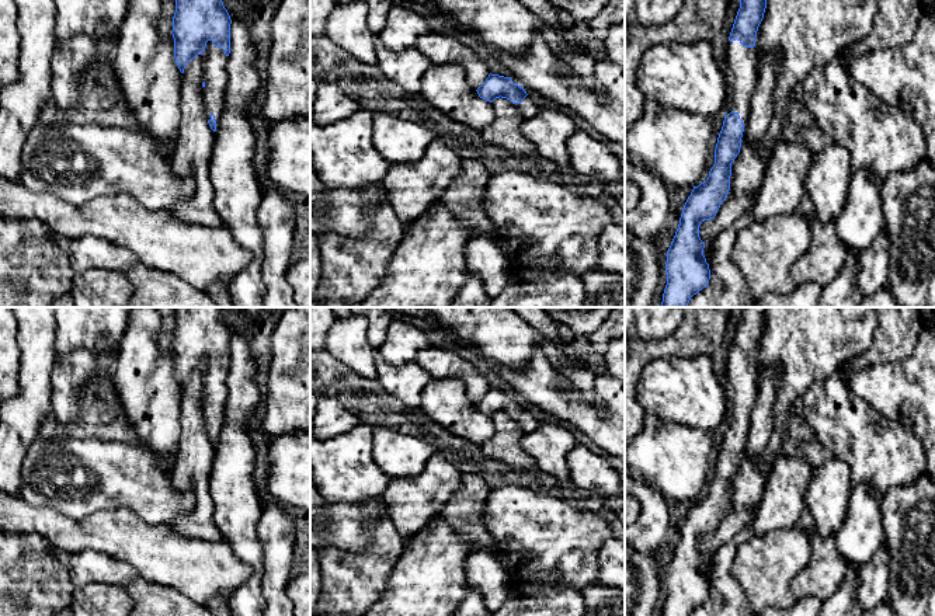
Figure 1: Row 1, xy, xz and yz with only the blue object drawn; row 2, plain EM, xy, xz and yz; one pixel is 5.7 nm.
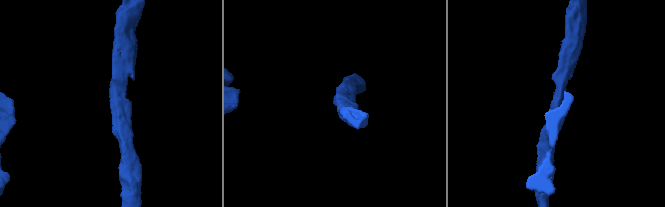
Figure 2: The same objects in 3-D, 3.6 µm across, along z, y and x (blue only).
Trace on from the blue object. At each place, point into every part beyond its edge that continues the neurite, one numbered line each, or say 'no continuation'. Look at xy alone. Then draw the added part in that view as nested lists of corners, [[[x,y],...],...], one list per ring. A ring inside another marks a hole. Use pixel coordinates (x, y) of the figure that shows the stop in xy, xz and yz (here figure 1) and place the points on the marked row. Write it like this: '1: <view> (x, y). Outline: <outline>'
1: xy (215, 75). Outline: [[[212,41],[206,42],[205,58],[204,58],[204,81],[202,100],[206,121],[211,115],[215,115],[215,121],[220,119],[225,107],[225,88],[227,83],[227,60],[229,56],[225,55],[222,48],[213,45]]]

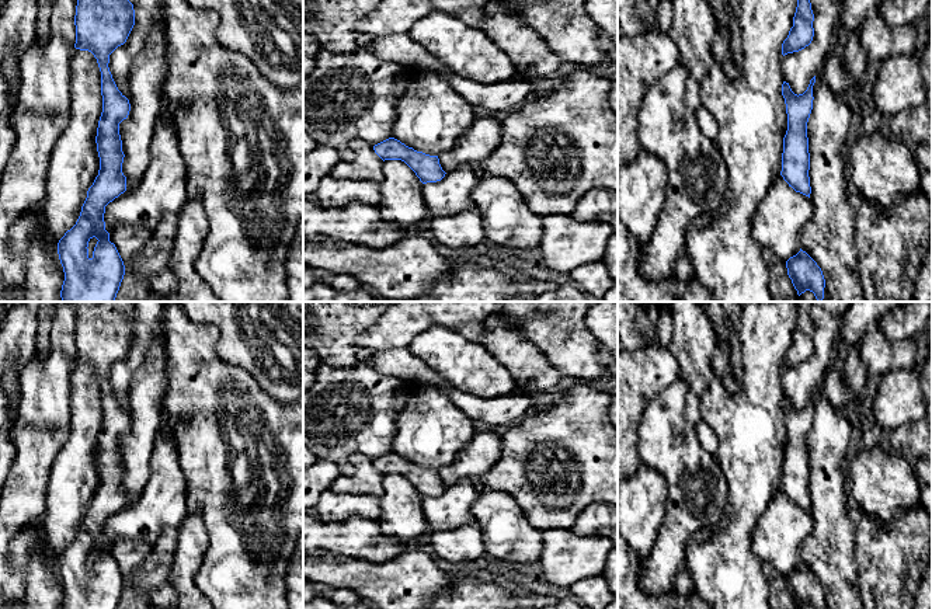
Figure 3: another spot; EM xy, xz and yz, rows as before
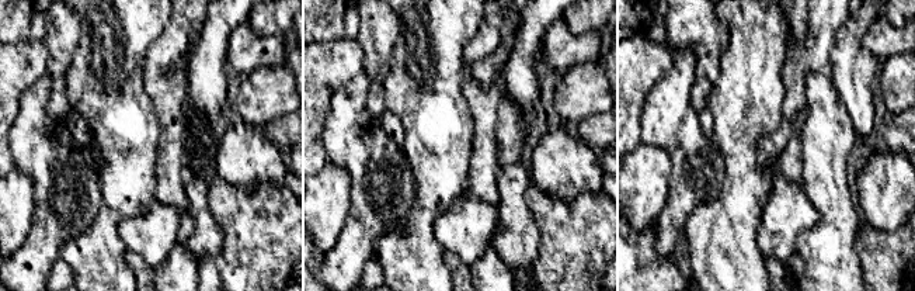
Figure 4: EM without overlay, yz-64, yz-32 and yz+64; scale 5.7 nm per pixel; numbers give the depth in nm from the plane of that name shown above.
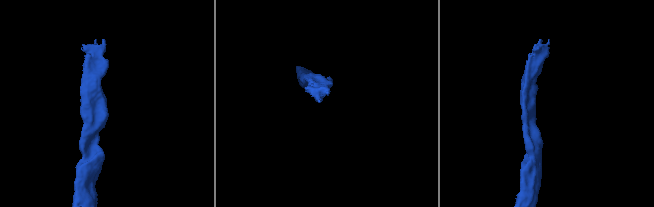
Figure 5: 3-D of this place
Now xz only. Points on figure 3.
no continuation

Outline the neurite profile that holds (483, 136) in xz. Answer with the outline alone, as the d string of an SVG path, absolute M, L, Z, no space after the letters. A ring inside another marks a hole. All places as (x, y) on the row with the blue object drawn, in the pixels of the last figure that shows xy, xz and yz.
M476 118L472 126L456 140L452 152L438 156L445 173L460 164L470 166L481 174L481 163L497 149L501 139L502 122L495 118Z

